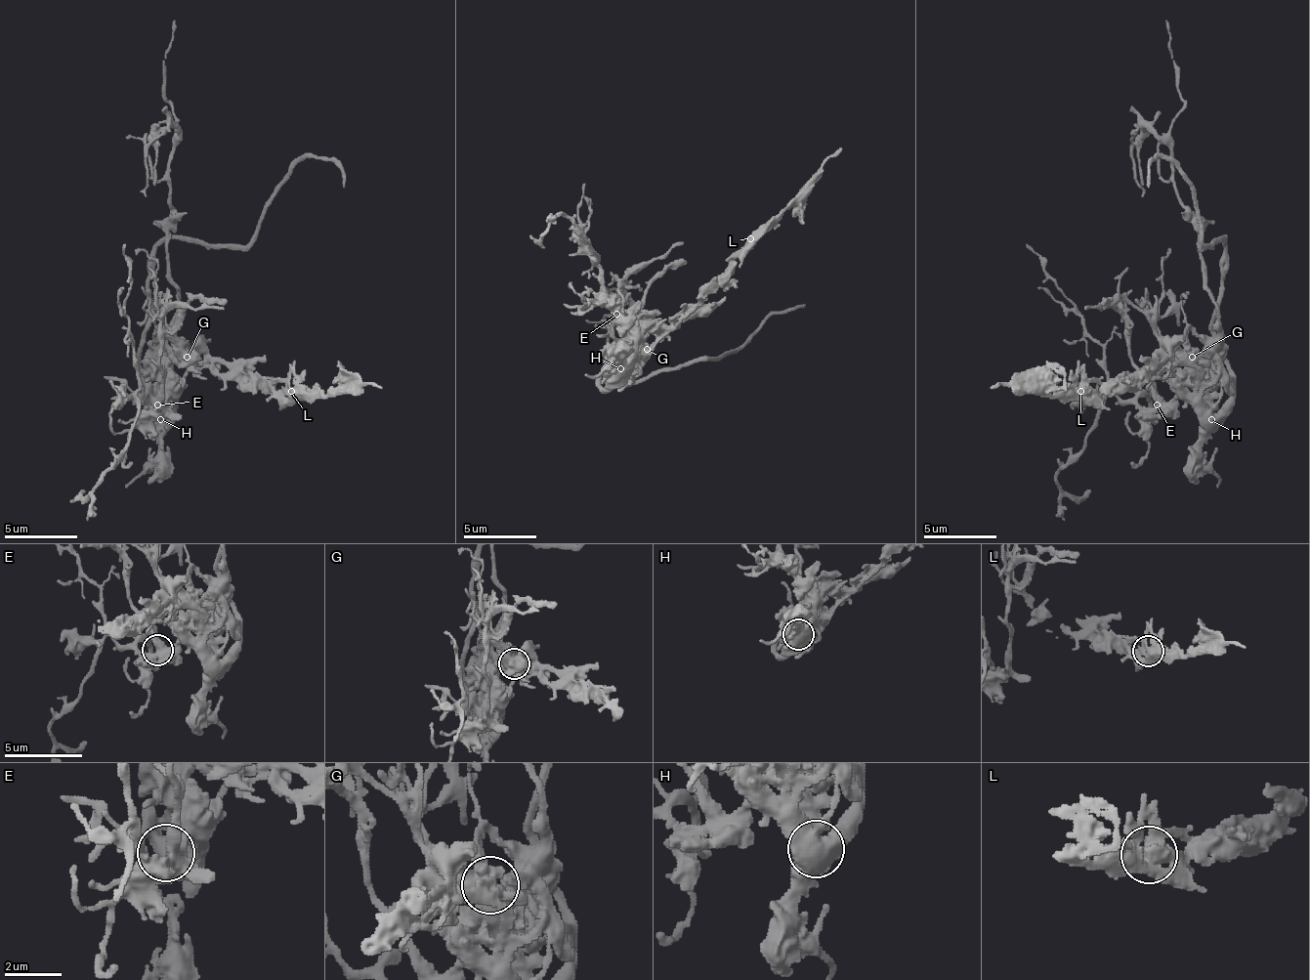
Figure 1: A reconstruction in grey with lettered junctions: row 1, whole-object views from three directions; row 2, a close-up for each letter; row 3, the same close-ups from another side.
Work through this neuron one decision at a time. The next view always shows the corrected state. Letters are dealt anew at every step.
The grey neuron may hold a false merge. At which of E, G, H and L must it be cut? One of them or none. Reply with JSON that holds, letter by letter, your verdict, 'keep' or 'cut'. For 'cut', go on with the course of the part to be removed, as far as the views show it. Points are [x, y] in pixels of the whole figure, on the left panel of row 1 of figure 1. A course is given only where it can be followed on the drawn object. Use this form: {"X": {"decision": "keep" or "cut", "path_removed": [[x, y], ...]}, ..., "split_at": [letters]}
{"E": {"decision": "keep"}, "G": {"decision": "keep"}, "H": {"decision": "keep"}, "L": {"decision": "keep"}, "split_at": []}

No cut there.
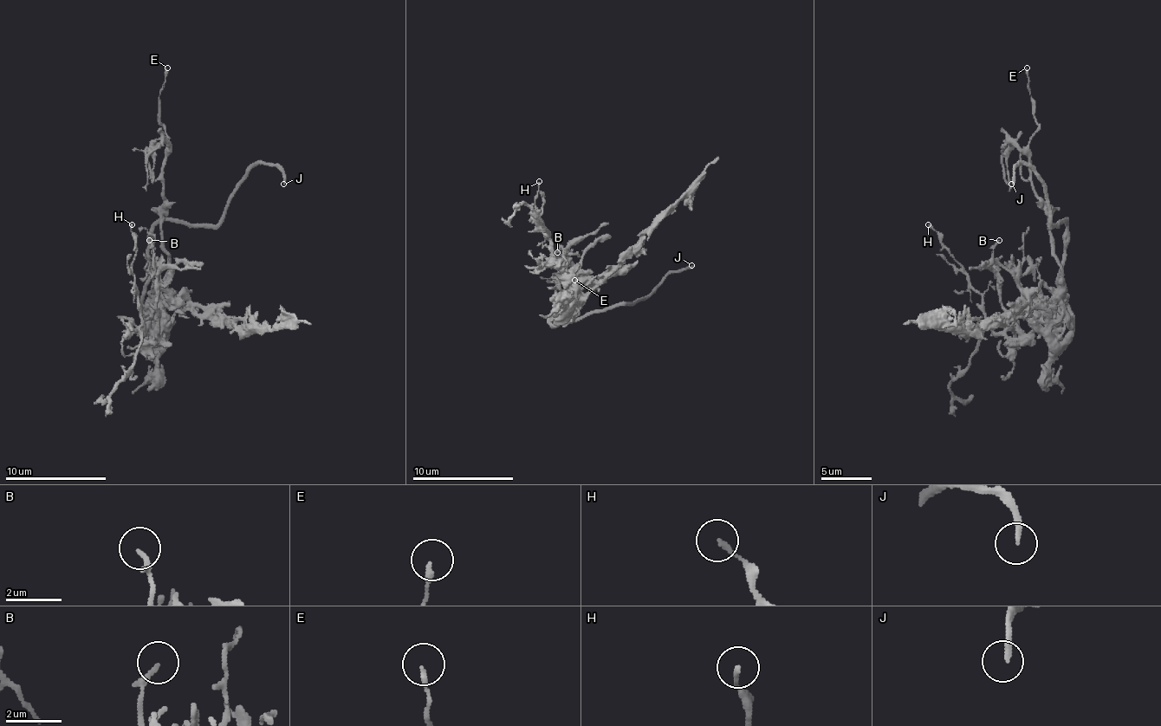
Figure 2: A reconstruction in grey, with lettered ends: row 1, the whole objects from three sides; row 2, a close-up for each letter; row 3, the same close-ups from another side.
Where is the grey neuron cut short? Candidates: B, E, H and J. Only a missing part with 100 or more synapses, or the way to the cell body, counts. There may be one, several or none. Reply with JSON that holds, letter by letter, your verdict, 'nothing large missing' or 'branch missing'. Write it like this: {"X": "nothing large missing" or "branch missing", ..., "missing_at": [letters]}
{"B": "nothing large missing", "E": "nothing large missing", "H": "nothing large missing", "J": "branch missing", "missing_at": ["J"]}

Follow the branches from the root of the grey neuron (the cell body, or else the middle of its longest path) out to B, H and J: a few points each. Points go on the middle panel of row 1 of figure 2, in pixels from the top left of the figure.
B: (554, 313), (561, 307), (561, 295), (567, 288), (564, 252), (561, 247), (557, 252)
H: (554, 313), (561, 307), (567, 285), (539, 217), (544, 204), (539, 181)
J: (554, 313), (561, 320), (569, 320), (640, 301), (671, 273), (681, 273), (691, 265)

